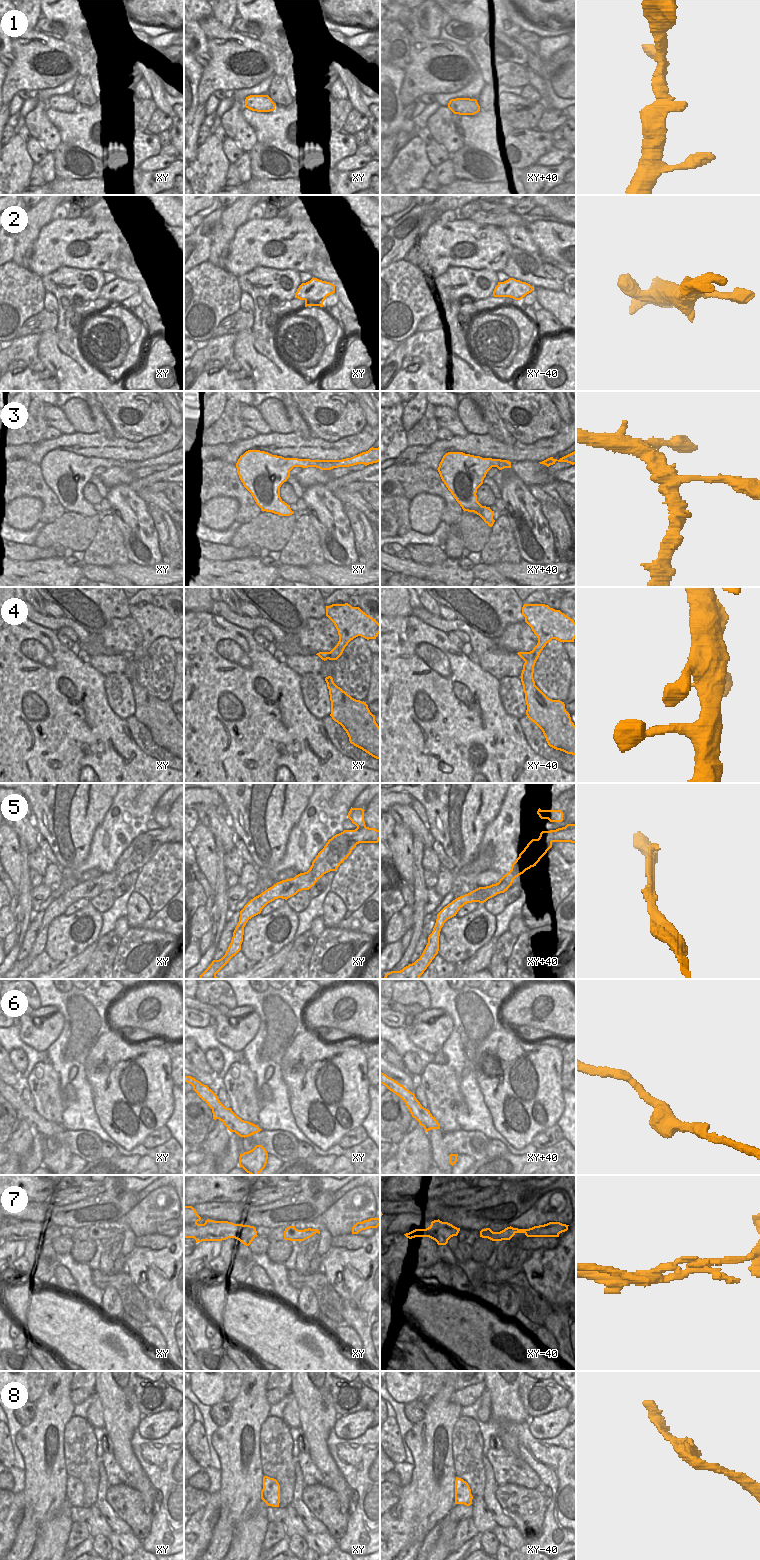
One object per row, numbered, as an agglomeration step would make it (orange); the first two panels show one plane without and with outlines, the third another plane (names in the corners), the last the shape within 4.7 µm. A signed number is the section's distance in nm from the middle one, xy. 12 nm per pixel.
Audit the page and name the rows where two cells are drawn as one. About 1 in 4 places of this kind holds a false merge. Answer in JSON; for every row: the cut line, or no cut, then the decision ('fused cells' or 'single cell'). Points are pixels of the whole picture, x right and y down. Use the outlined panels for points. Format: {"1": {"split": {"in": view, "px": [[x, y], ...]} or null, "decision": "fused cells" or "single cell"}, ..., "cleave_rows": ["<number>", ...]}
{"1": {"split": null, "decision": "single cell"}, "2": {"split": null, "decision": "single cell"}, "3": {"split": null, "decision": "single cell"}, "4": {"split": null, "decision": "single cell"}, "5": {"split": null, "decision": "single cell"}, "6": {"split": null, "decision": "single cell"}, "7": {"split": {"in": "xy", "px": [[242, 1224], [236, 1227], [236, 1234], [232, 1237]]}, "decision": "fused cells"}, "8": {"split": null, "decision": "single cell"}, "cleave_rows": ["7"]}

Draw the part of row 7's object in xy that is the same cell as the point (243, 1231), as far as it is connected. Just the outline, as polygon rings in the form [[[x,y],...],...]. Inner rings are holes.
[[[237,1225],[237,1235],[233,1236],[233,1238],[239,1240],[241,1238],[247,1239],[248,1237],[251,1238],[251,1242],[255,1237],[257,1237],[257,1231],[254,1226],[250,1225]]]

